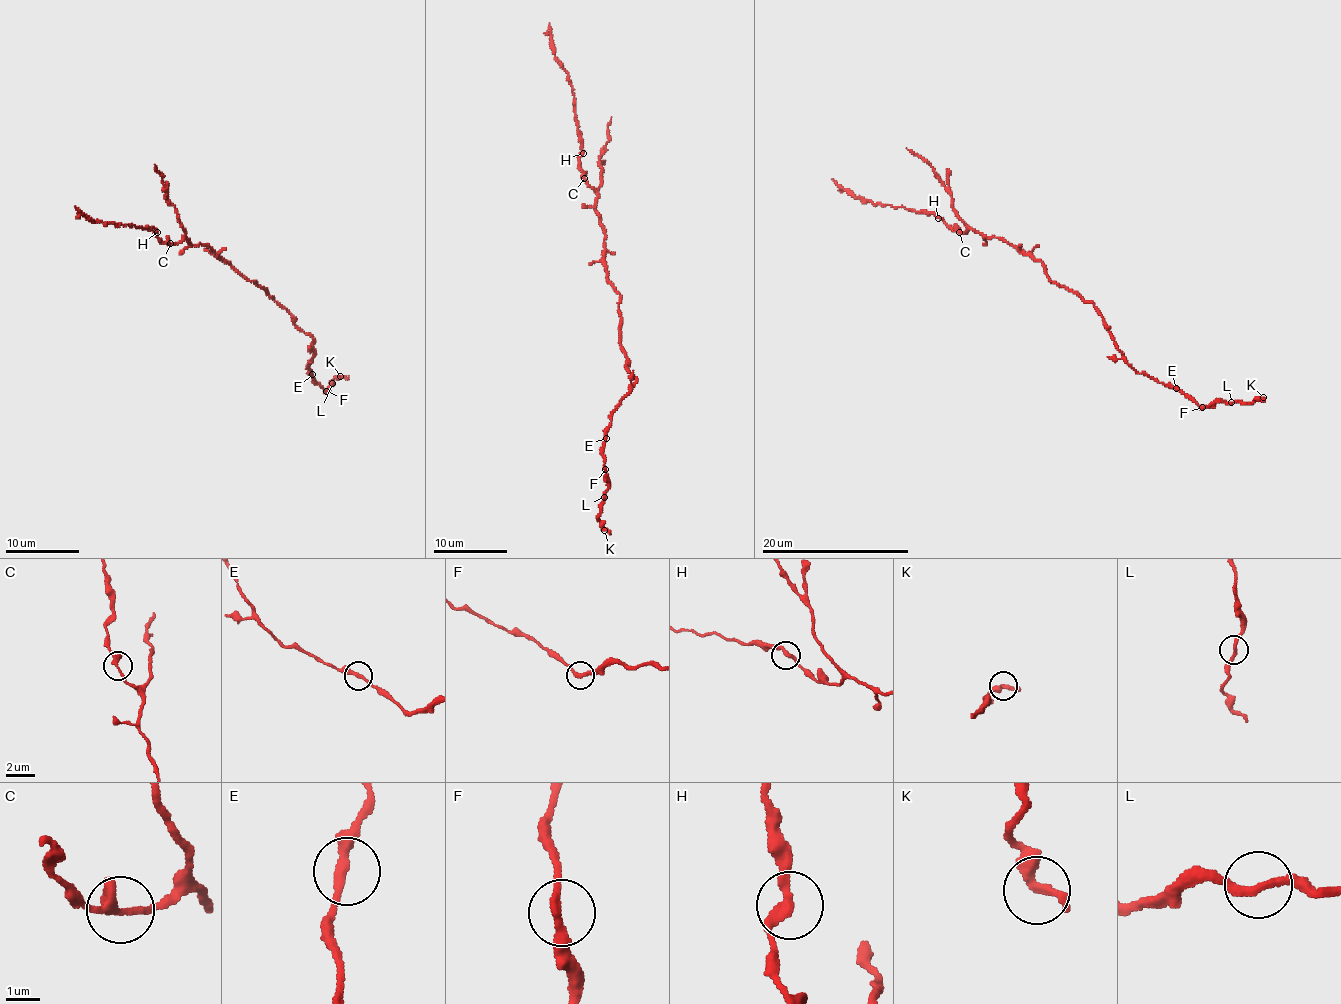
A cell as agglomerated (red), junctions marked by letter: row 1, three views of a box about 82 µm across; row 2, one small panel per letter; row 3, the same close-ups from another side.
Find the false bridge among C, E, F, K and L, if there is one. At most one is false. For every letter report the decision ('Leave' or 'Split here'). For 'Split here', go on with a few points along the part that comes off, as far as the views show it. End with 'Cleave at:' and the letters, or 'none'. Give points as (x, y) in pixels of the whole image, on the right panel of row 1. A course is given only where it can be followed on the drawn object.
C: Leave
E: Leave
F: Leave
K: Leave
L: Leave
Cleave at: none

